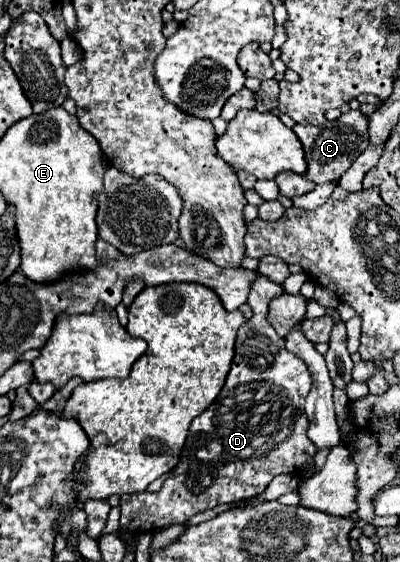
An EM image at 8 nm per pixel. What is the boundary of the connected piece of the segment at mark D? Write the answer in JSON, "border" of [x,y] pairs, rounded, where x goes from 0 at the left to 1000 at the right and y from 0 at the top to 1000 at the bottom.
{"border":[[[645,491],[645,498],[630,505],[620,541],[635,552],[635,562],[615,569],[615,577],[600,580],[590,598],[590,619],[585,619],[585,644],[570,662],[565,683],[550,694],[545,708],[490,740],[475,754],[475,769],[460,790],[460,801],[450,808],[450,822],[430,836],[430,847],[420,847],[400,868],[400,875],[355,875],[355,879],[315,879],[300,883],[300,950],[310,964],[320,954],[345,961],[355,947],[390,947],[400,940],[455,932],[475,918],[510,911],[520,904],[535,904],[560,893],[595,893],[640,879],[655,879],[665,865],[680,858],[695,843],[740,843],[760,836],[770,815],[790,804],[785,790],[765,783],[765,737],[755,733],[755,719],[775,698],[780,669],[765,655],[765,648],[750,641],[750,633],[715,623],[710,605],[685,591],[685,584],[670,573],[670,541],[680,530],[705,527],[705,509],[685,505],[665,491]]]}

